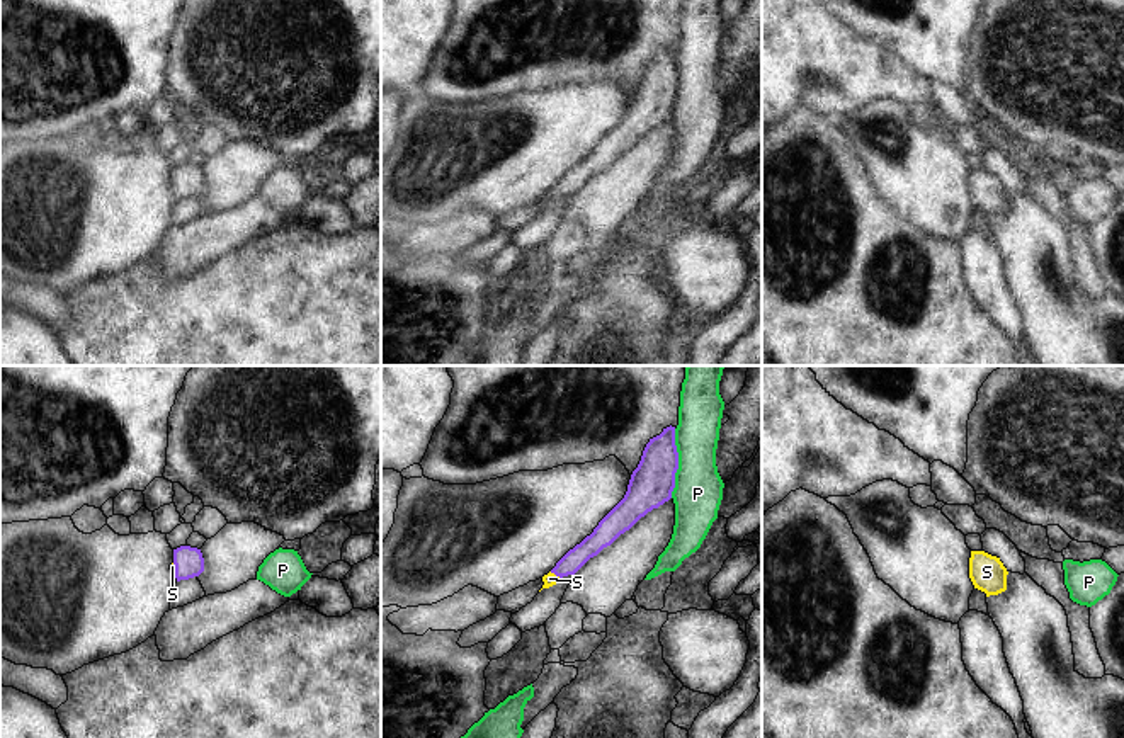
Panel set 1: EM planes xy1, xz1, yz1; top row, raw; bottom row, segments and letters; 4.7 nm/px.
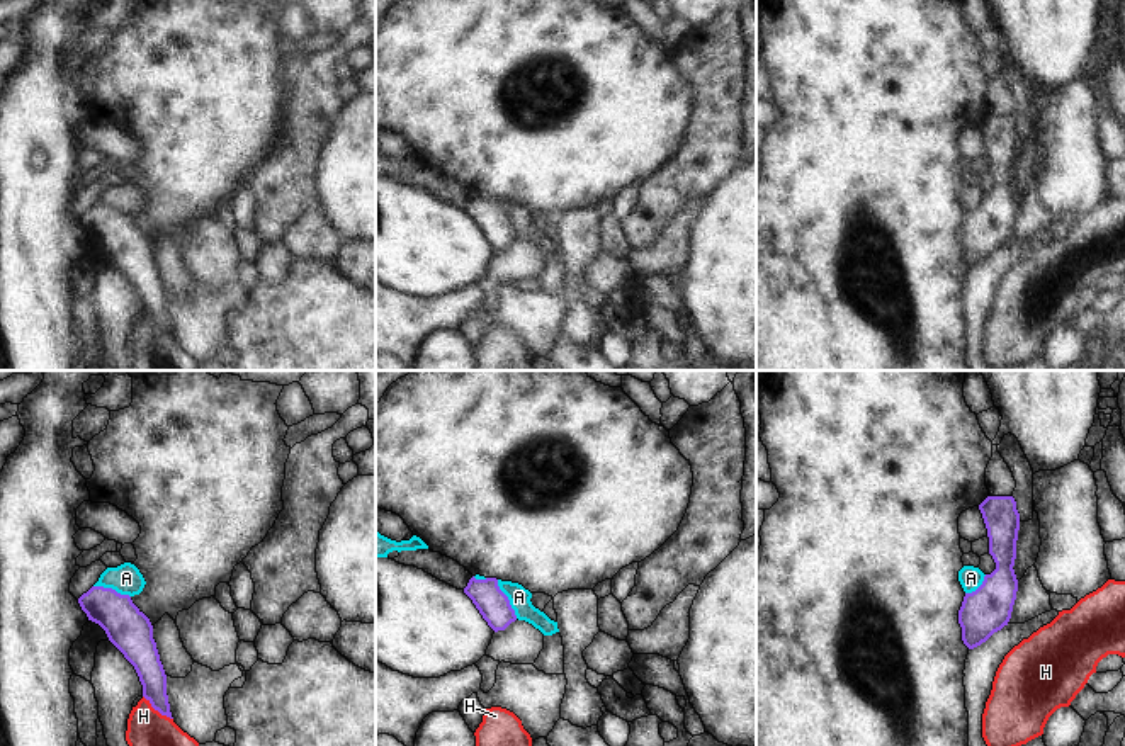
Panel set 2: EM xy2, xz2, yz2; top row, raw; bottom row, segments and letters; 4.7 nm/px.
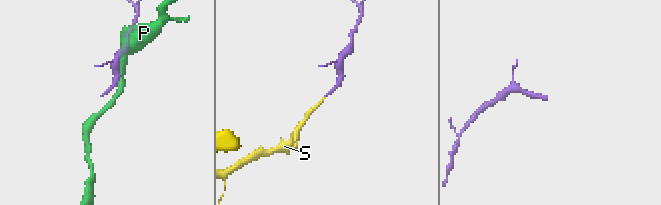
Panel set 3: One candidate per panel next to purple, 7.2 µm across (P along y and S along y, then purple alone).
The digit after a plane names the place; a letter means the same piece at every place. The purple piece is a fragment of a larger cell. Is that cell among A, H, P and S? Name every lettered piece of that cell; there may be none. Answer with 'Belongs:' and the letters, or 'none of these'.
Belongs: S

